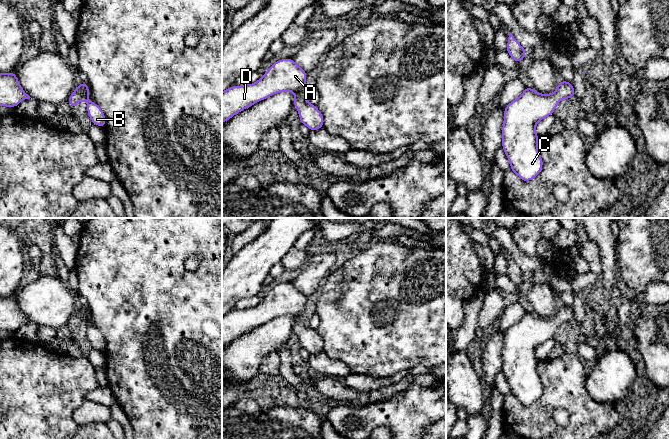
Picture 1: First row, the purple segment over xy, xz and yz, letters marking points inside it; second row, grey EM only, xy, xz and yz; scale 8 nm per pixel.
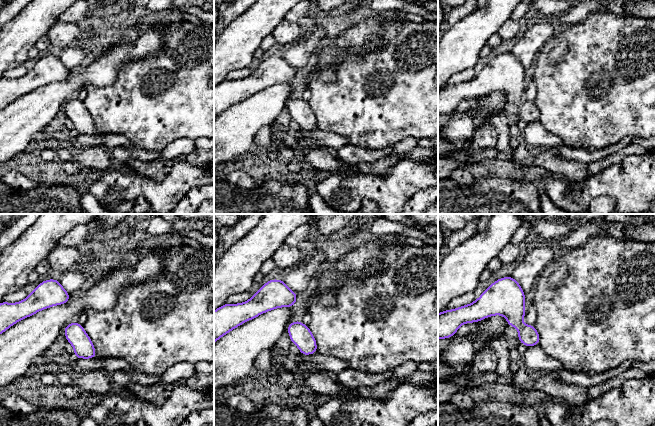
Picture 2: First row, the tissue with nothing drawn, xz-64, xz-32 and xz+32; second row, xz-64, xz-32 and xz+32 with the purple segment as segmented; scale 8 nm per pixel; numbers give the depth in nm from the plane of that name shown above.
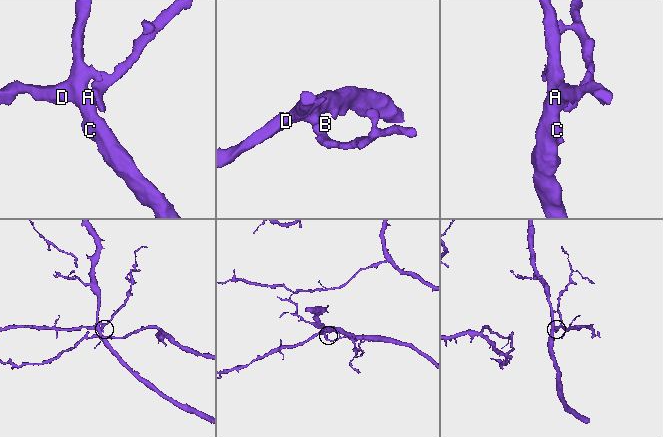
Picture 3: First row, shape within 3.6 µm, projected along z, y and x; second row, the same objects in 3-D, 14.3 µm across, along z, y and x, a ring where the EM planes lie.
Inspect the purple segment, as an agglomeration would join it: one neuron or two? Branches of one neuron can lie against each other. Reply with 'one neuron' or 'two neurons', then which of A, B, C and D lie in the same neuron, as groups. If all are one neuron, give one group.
one neuron; A B C D

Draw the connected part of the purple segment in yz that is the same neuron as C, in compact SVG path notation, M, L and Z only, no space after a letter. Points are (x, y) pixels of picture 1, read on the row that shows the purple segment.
M562 80L558 83L554 93L540 94L532 87L525 87L520 97L511 101L504 110L504 123L502 125L502 145L505 154L510 162L510 171L516 173L518 177L529 182L534 179L543 168L543 159L537 147L539 136L535 131L536 124L553 115L557 104L563 99L572 99L575 89L571 82Z

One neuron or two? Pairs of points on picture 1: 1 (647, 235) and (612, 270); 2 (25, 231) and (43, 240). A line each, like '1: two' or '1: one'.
1: two
2: one

